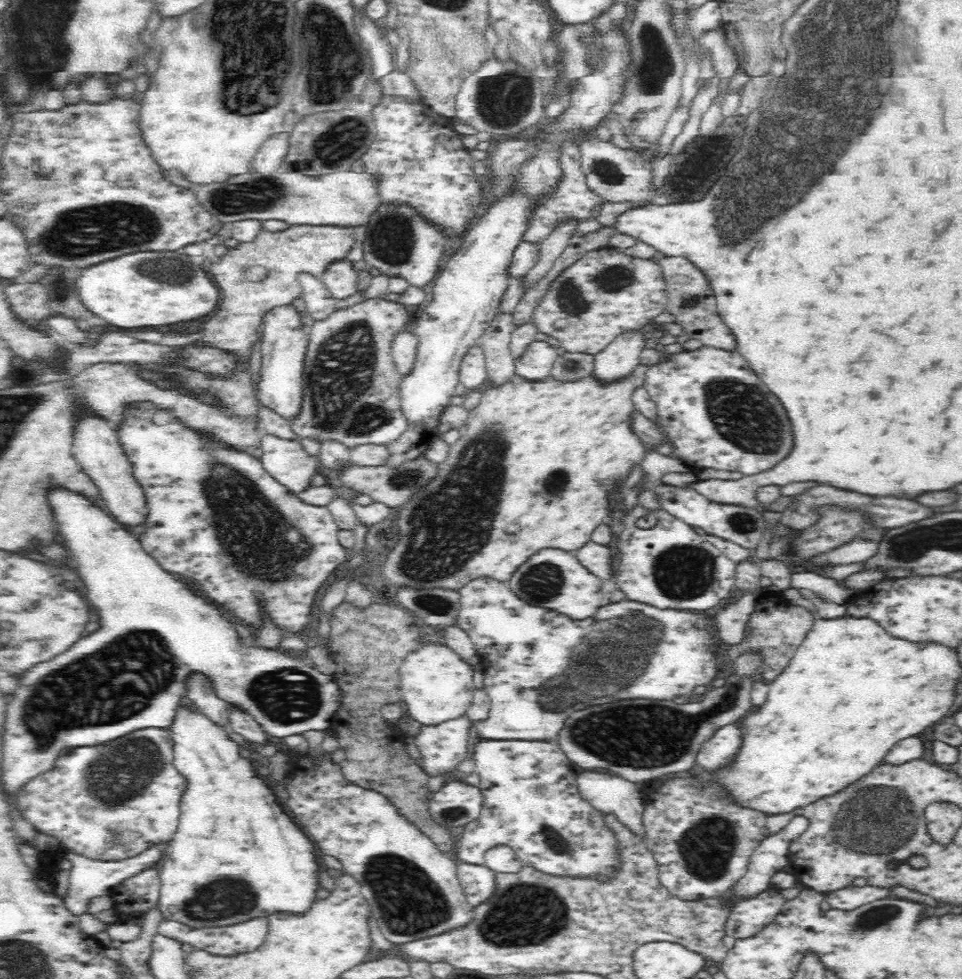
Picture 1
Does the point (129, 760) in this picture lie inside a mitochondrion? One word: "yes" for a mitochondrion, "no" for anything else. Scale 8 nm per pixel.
yes

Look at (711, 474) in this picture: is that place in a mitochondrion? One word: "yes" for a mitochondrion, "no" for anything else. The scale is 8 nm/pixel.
no

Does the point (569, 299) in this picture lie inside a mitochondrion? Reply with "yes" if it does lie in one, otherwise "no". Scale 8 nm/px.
yes

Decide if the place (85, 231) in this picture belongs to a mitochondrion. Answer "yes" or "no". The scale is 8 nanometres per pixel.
yes

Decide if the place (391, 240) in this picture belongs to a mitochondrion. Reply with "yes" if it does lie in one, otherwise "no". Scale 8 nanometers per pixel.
yes

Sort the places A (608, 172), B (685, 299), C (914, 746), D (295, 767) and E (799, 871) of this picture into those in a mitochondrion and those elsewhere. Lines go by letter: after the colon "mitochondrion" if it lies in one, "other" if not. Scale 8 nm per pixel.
A: mitochondrion
B: mitochondrion
C: other
D: other
E: other

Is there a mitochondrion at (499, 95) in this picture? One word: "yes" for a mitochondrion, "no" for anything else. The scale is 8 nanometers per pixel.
yes

